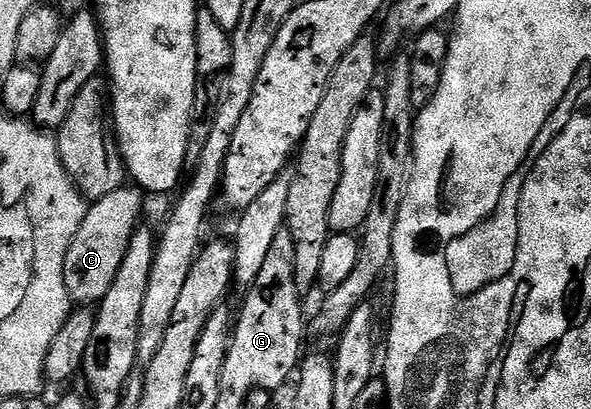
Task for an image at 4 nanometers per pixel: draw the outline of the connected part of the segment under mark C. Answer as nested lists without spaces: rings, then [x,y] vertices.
[[[124,187],[109,191],[109,195],[88,208],[85,219],[81,227],[77,227],[77,235],[73,235],[73,243],[69,243],[69,251],[65,255],[65,287],[72,302],[83,307],[94,306],[103,300],[109,287],[113,287],[113,279],[129,247],[129,239],[133,239],[136,229],[141,225],[139,216],[143,213],[142,196],[144,194],[138,188]]]

